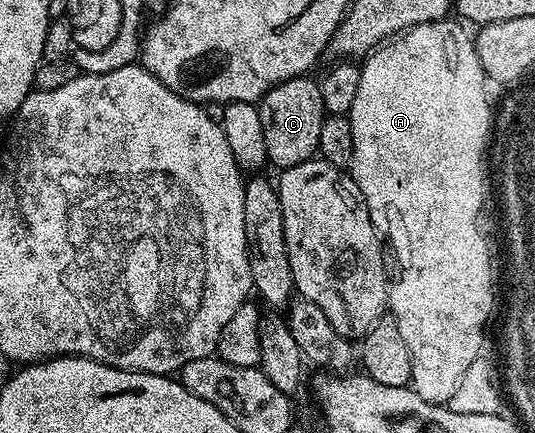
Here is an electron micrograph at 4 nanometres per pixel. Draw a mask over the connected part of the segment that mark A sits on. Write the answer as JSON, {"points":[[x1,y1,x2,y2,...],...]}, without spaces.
{"points":[[457,19,433,20,427,24,415,24,405,32,393,37,389,42,365,57,361,65,360,86,356,89,356,102,352,102,350,111,350,125,352,126,352,158,348,174,360,186,360,194,364,194,364,202,368,206,368,214,372,218,375,228,394,247,394,256,398,259,398,268,402,273,398,281,393,281,388,292,388,308,398,319,400,335,404,338,404,346,408,346,408,354,412,358,414,378,412,387,420,398,433,404,445,405,452,398,457,384,464,377,468,366,480,356,482,348,482,327,494,308,494,294,496,287,487,276,486,248,483,247,482,237,475,228,475,216,478,213,479,200,481,200,481,176,479,176,478,163,482,150,482,141,487,135,487,115,485,97,488,95,488,84,483,80,481,62,474,58,470,44,466,40,467,29]]}

